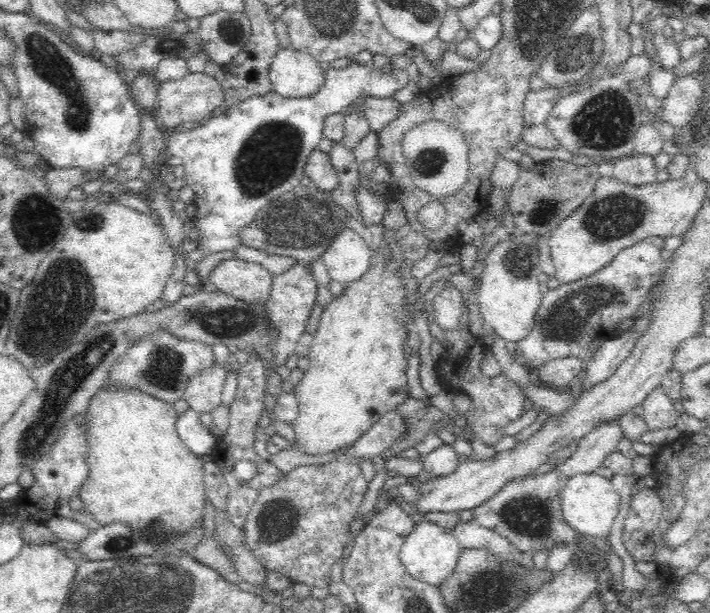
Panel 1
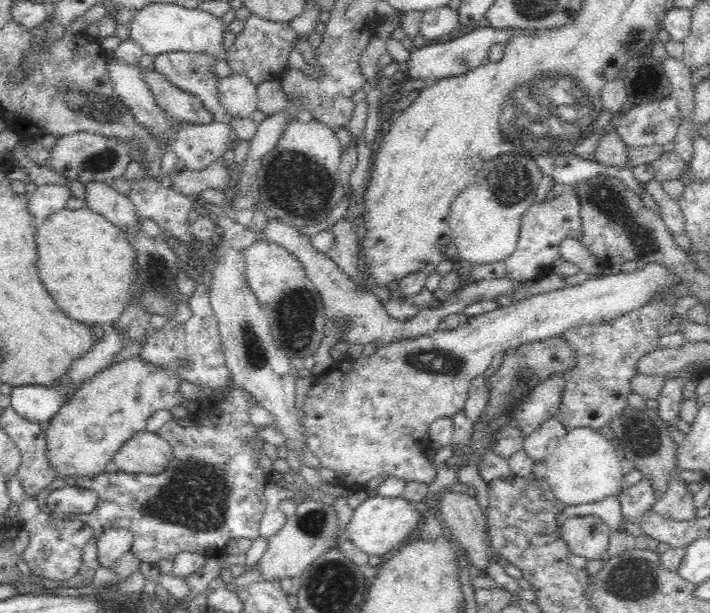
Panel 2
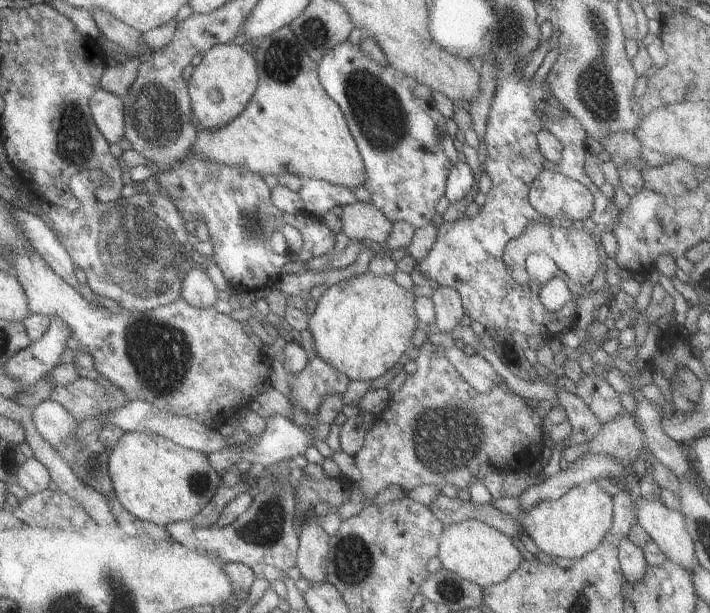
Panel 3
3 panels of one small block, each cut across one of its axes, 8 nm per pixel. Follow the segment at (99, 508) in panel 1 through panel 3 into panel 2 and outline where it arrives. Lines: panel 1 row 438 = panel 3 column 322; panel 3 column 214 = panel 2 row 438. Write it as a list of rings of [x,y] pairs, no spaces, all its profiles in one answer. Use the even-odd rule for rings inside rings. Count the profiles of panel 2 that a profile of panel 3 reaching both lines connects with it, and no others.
[[[144,430],[128,438],[112,461],[125,474],[156,475],[165,470],[170,458],[170,443],[158,433]]]

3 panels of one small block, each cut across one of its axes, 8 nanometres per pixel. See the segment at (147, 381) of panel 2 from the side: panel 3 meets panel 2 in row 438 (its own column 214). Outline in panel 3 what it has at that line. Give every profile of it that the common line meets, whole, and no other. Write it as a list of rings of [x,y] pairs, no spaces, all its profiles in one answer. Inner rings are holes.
[[[223,43],[212,46],[202,53],[202,58],[197,66],[192,68],[190,78],[186,82],[186,91],[190,100],[190,109],[197,120],[197,128],[213,130],[233,120],[246,107],[247,101],[255,90],[258,79],[255,57],[246,52],[239,45]]]

